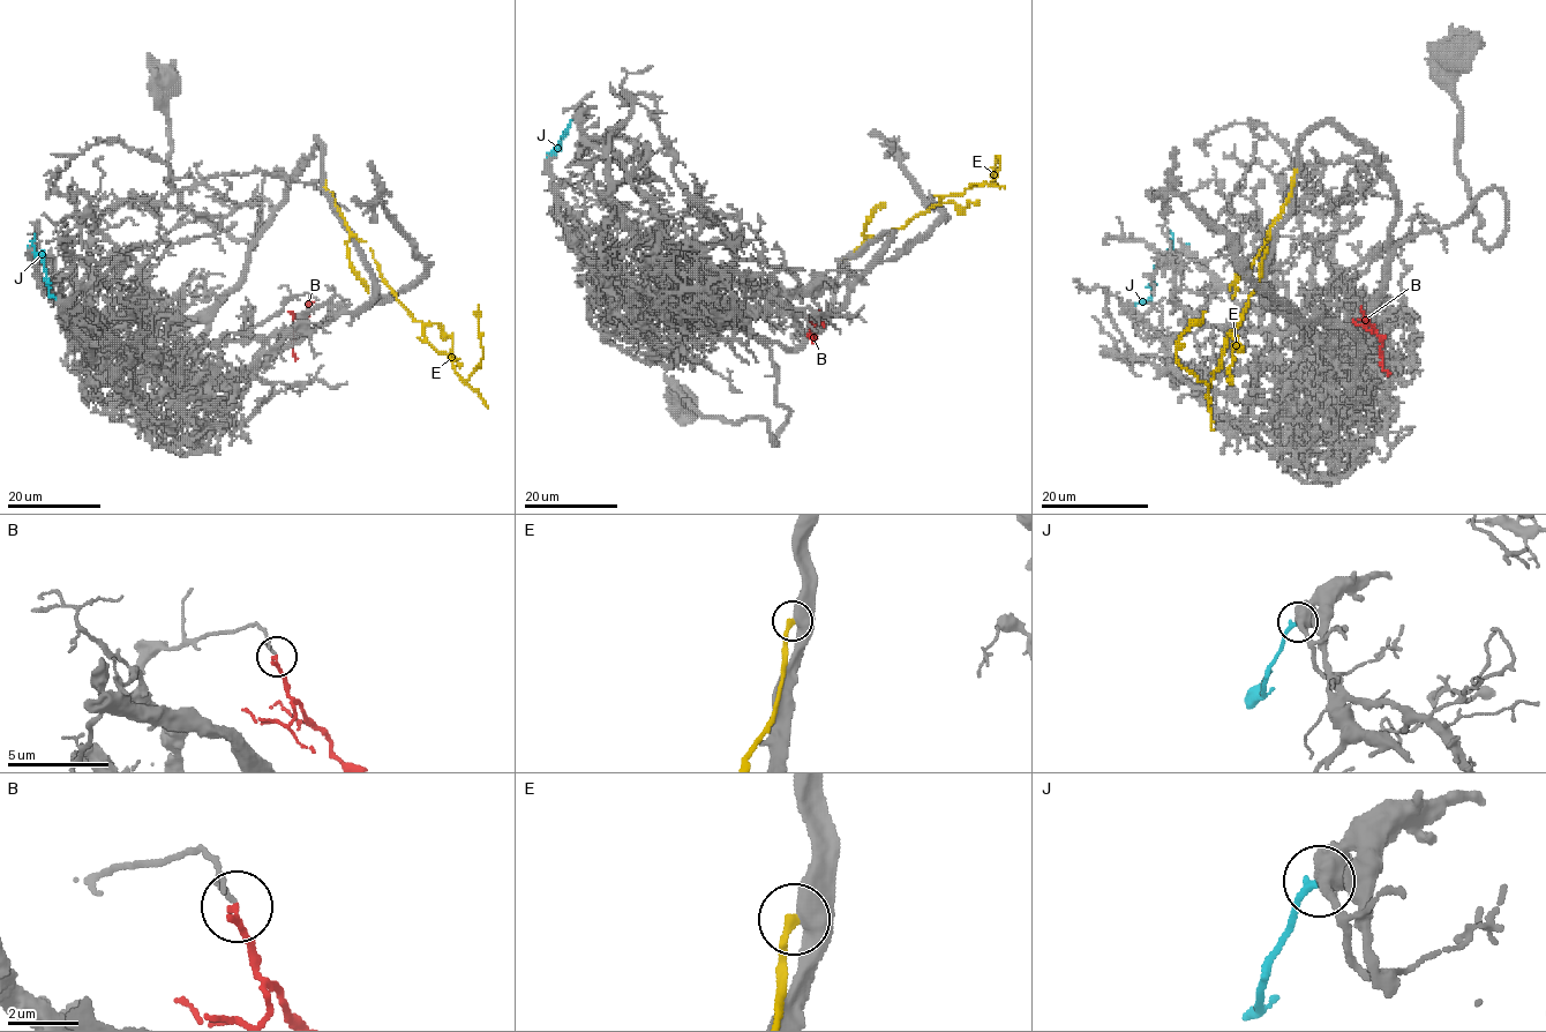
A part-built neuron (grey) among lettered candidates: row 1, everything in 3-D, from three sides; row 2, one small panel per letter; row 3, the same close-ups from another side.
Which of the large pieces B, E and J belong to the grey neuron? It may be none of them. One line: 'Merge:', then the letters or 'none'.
Merge: none

